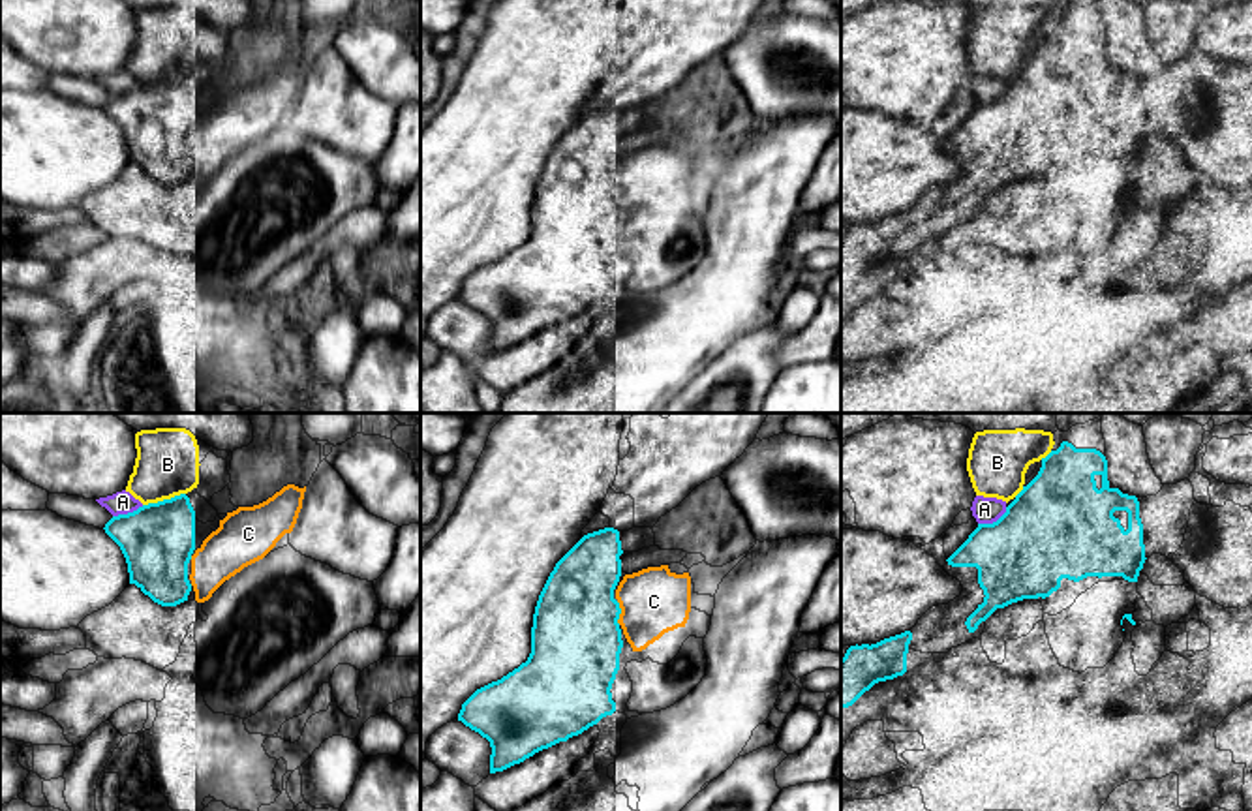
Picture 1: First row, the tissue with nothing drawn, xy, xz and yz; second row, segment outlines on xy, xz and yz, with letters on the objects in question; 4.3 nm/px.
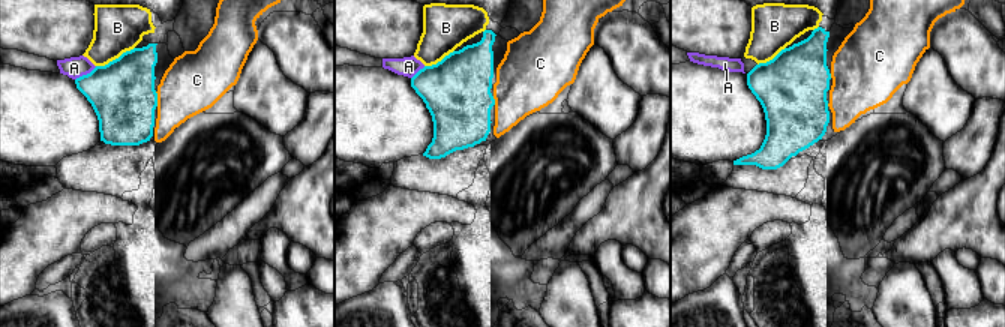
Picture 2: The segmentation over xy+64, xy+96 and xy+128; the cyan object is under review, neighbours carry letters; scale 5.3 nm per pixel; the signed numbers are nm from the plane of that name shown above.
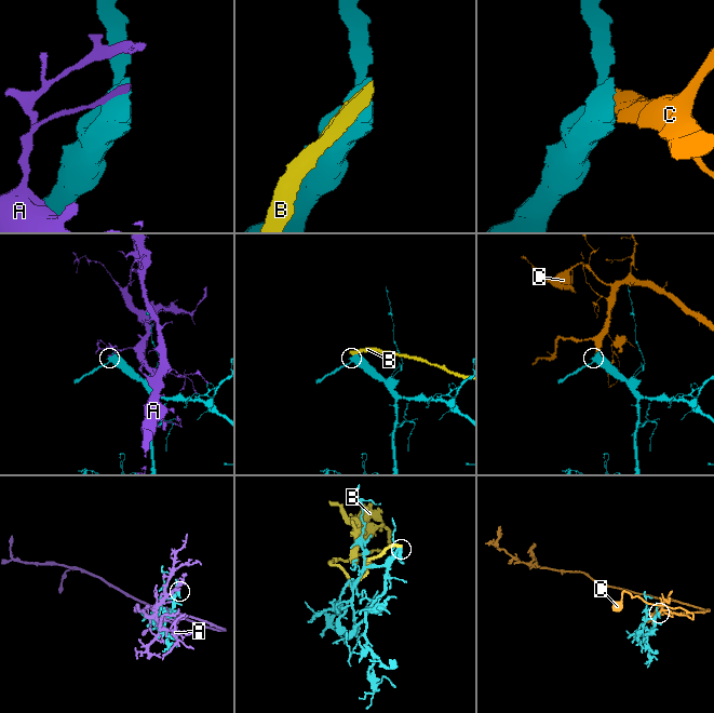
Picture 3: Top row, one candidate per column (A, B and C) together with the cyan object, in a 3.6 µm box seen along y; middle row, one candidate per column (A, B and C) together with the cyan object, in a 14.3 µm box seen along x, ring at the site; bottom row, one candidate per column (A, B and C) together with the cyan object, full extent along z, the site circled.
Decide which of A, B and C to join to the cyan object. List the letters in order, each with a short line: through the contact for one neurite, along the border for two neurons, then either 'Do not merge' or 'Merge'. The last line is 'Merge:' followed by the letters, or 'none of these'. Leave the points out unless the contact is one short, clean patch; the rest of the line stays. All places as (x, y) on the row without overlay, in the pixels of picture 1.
A: Do not merge
B: Do not merge
C: Merge
Merge: C

